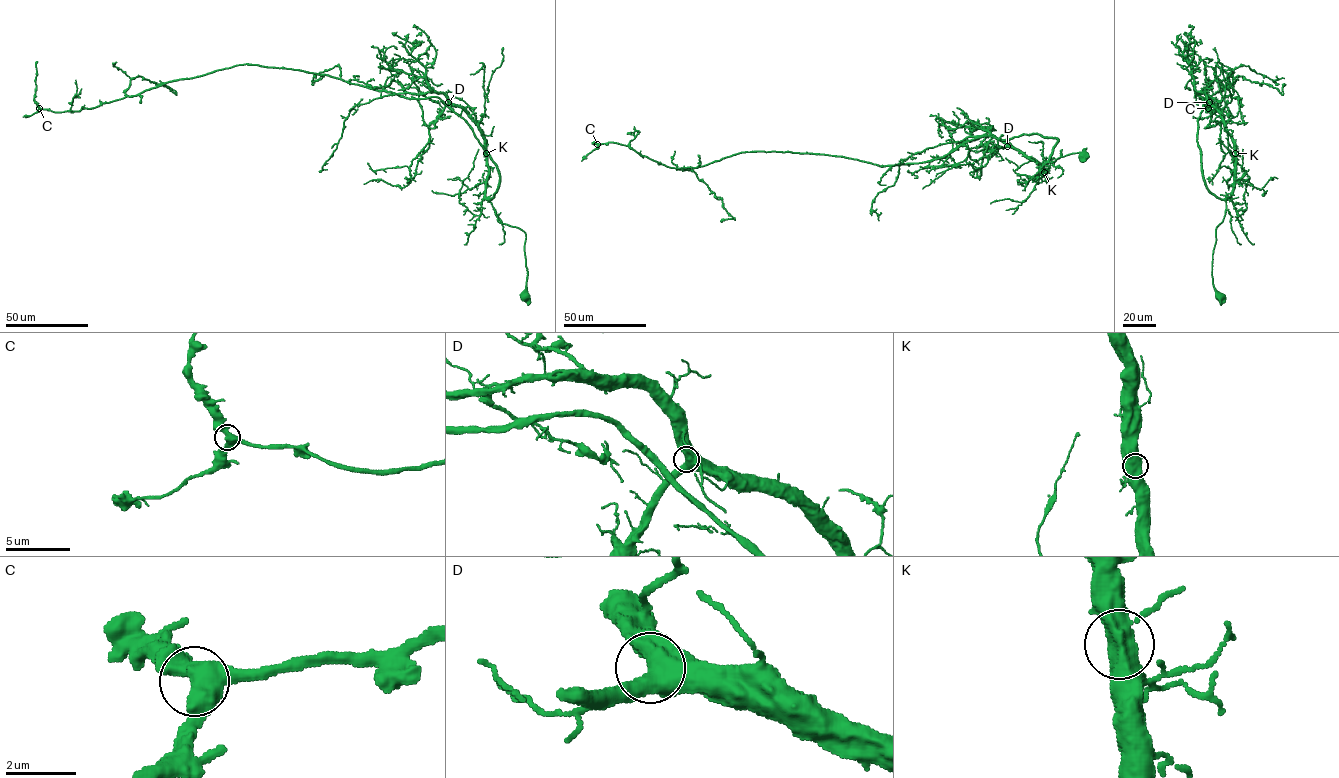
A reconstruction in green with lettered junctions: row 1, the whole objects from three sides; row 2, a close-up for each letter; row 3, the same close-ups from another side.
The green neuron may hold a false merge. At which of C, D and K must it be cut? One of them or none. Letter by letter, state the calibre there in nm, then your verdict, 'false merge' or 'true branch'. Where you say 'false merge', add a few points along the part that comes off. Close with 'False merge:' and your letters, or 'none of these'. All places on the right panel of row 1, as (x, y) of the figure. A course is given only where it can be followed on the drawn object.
C: calibre 460 nm; true branch
D: calibre 480 nm; true branch
K: calibre 650 nm; true branch
False merge: none of these

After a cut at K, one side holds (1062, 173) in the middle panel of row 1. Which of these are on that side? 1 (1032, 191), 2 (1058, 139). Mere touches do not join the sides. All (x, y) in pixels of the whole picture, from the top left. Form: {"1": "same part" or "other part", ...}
{"1": "same part", "2": "other part"}

